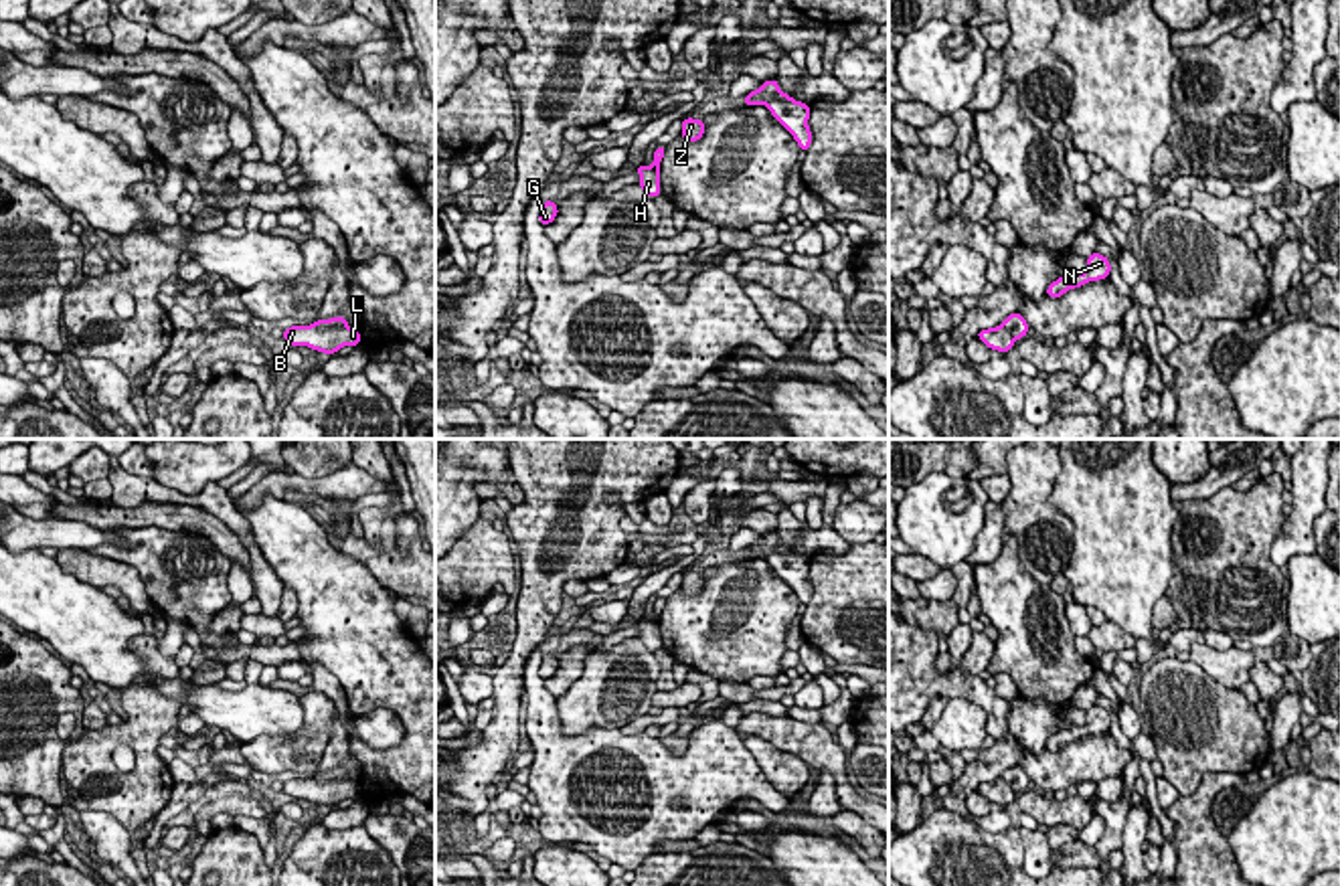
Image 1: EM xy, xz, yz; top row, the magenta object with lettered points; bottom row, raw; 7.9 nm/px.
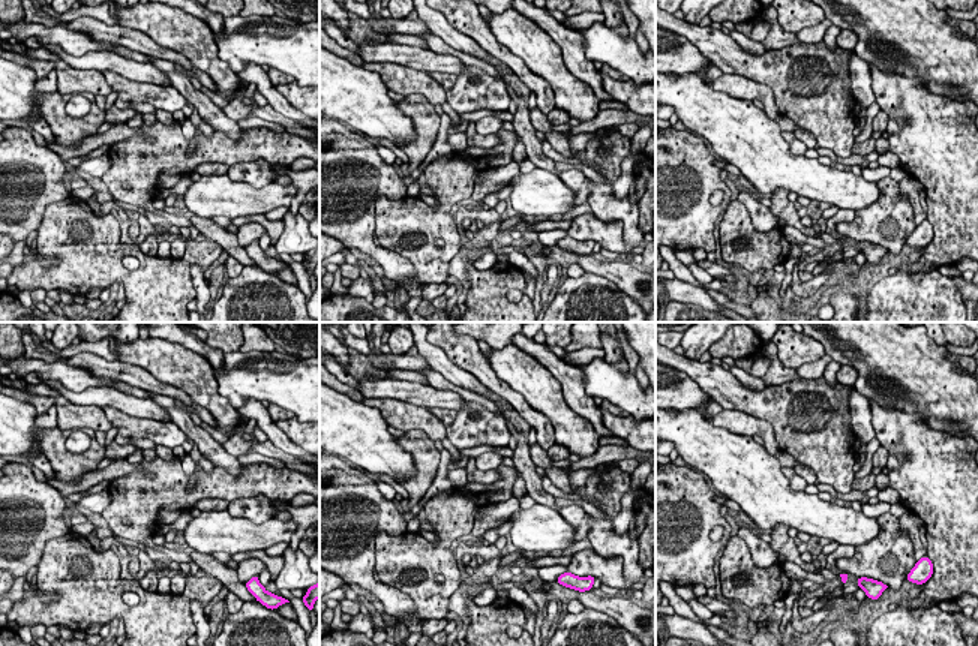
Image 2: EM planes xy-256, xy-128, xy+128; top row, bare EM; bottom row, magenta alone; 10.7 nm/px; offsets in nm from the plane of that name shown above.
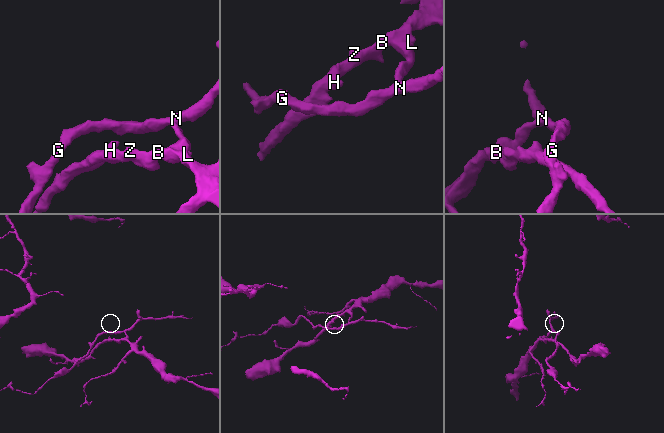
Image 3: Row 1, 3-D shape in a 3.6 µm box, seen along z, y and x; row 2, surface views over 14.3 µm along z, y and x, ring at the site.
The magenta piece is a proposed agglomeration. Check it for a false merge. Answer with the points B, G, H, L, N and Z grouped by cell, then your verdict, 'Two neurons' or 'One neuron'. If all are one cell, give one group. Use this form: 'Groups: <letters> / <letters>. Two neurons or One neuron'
Groups: B H L Z / G N. Two neurons

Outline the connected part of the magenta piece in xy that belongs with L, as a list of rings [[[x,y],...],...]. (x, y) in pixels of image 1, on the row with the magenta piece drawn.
[[[316,324],[310,326],[289,326],[283,330],[281,338],[294,348],[308,346],[322,354],[336,354],[344,346],[358,346],[360,332],[354,328],[328,328],[320,332]]]

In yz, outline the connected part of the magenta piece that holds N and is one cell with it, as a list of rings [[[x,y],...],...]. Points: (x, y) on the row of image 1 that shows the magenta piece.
[[[1091,253],[1087,259],[1087,271],[1085,273],[1073,273],[1069,277],[1061,275],[1057,281],[1053,281],[1046,287],[1046,297],[1059,299],[1069,289],[1081,287],[1089,281],[1101,281],[1107,279],[1111,273],[1111,263],[1101,253]]]

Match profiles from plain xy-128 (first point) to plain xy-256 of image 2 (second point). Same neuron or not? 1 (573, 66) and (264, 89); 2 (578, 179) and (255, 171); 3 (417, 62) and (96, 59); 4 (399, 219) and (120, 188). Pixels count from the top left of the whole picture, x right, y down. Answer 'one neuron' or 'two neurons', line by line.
1: one neuron
2: one neuron
3: one neuron
4: two neurons

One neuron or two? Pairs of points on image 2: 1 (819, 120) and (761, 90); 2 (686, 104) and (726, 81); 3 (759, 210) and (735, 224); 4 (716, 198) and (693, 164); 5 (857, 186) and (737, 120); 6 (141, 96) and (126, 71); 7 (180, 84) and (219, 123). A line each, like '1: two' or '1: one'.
1: two
2: two
3: two
4: two
5: one
6: two
7: one

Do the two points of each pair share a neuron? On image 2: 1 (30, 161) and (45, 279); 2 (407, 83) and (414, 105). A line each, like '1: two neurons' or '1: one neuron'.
1: two neurons
2: two neurons

